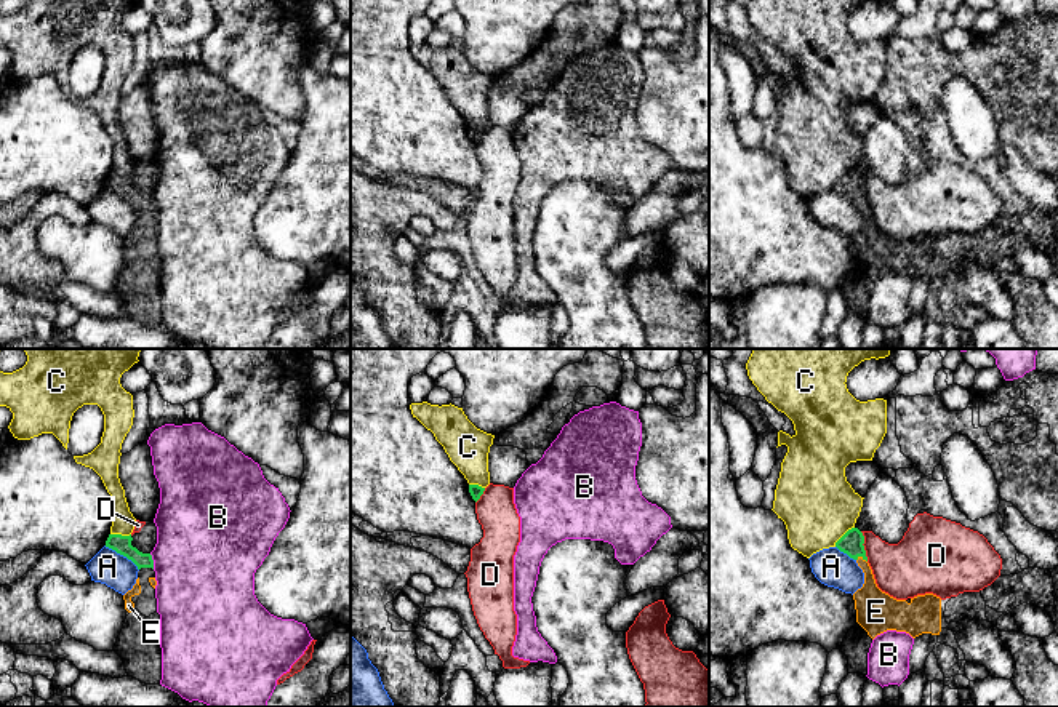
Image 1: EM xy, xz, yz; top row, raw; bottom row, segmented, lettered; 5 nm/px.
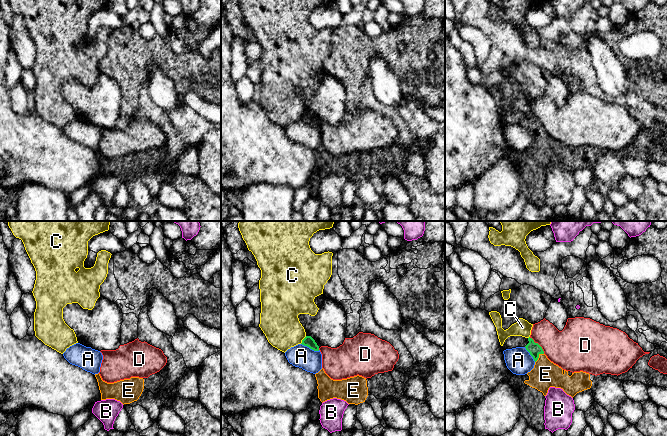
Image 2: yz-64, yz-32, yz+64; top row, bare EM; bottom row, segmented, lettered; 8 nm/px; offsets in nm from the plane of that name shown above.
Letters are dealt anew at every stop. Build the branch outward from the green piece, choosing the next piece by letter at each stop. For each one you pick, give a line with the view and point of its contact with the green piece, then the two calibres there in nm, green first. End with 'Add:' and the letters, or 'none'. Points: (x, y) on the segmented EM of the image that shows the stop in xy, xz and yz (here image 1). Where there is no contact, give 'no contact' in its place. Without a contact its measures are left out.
E: meets green in yz at (861, 555); 110 nm thick on the green side, 170 nm on the other
Add: E

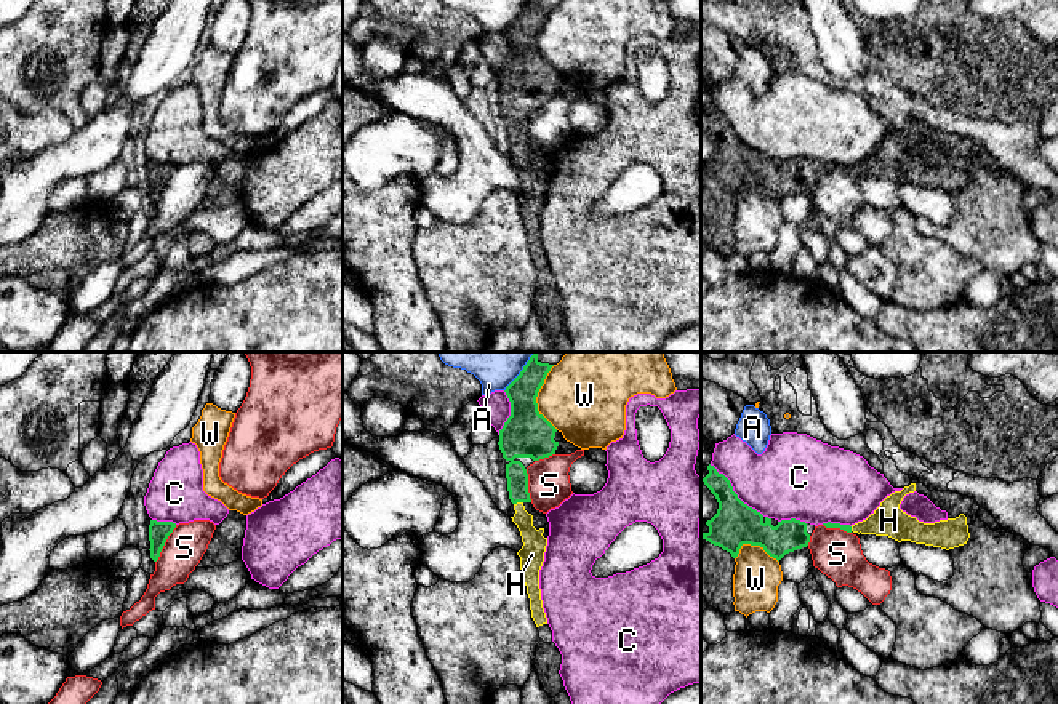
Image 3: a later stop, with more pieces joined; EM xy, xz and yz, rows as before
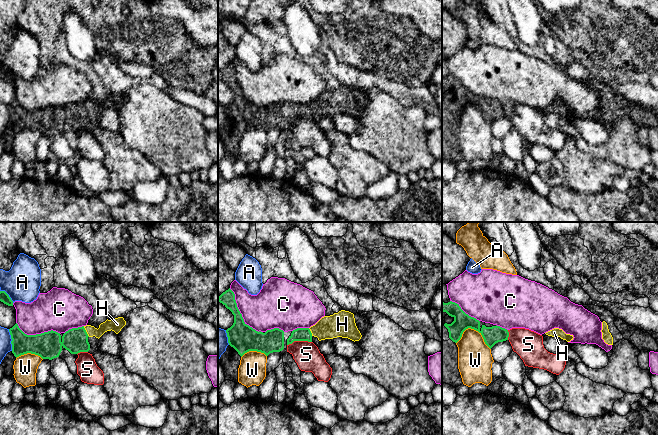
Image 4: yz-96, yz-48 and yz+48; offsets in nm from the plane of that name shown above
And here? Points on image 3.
H: meets green in xz at (517, 501); 110 nm thick on the green side, 120 nm on the other
Add: H

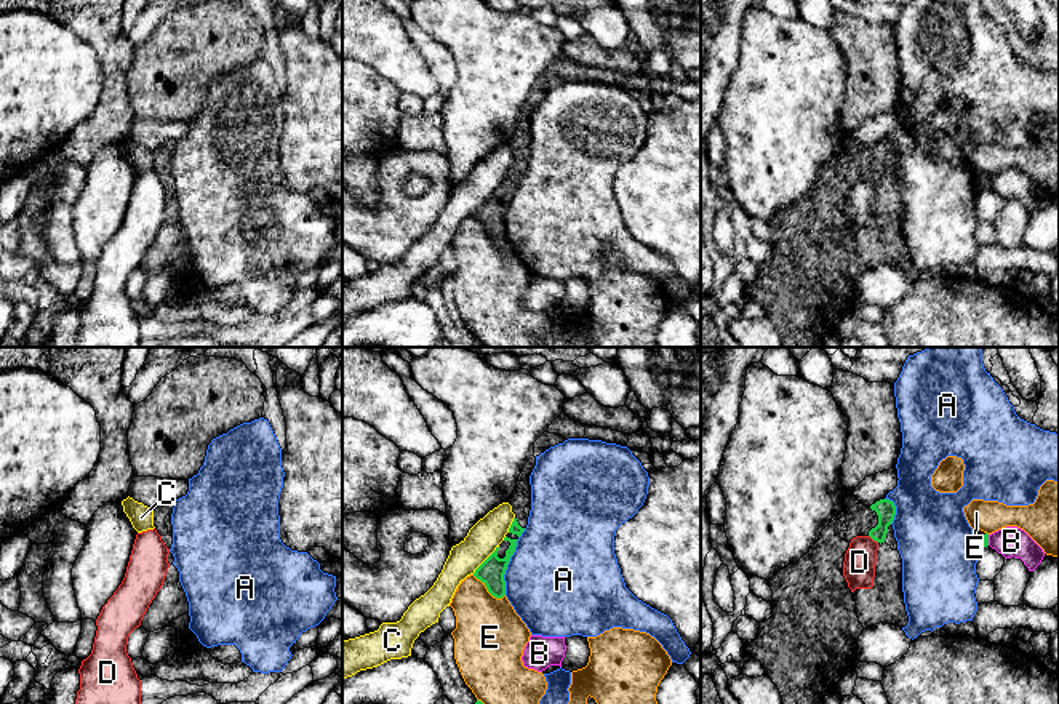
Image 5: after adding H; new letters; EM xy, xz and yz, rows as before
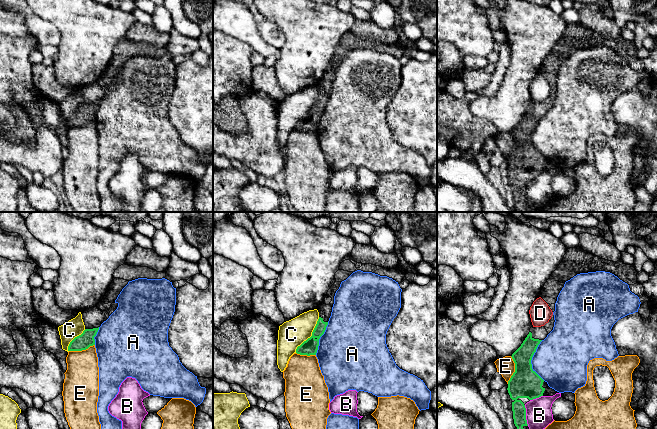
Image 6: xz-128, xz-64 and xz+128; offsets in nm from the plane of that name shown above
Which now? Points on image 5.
Add: none

